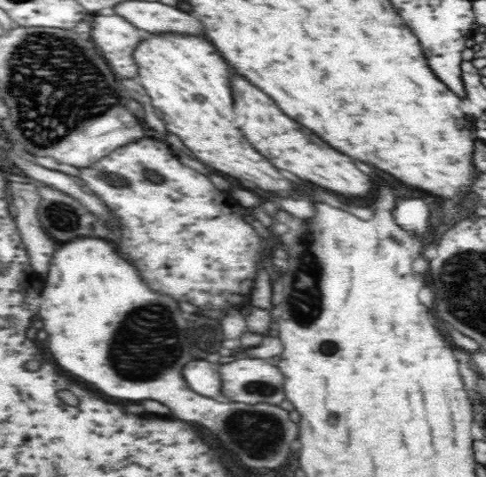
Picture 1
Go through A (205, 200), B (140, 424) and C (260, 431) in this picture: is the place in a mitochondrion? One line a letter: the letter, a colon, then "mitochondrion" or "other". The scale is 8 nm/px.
A: other
B: other
C: mitochondrion

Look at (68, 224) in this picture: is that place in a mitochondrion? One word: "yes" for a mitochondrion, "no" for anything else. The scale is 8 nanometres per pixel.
yes

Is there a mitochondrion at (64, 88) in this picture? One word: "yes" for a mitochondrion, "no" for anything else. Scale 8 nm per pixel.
yes

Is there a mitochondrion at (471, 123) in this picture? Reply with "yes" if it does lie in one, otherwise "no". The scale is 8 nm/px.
no

